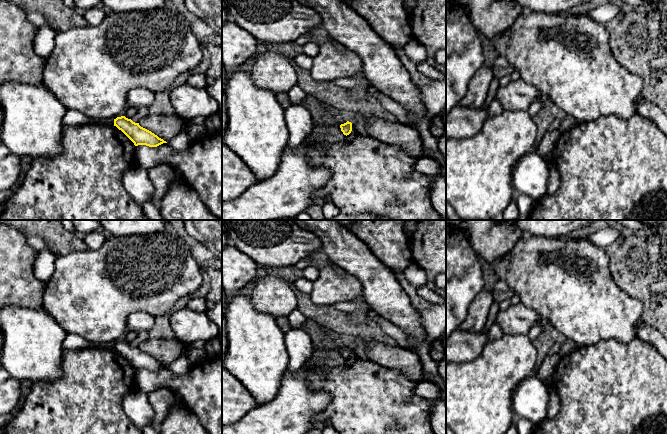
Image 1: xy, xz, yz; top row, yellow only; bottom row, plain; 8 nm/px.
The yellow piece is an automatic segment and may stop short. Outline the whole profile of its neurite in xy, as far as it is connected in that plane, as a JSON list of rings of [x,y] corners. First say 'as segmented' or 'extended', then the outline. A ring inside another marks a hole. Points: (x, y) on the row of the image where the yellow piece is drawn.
as segmented; [[[125,116],[114,119],[114,126],[121,130],[135,146],[146,145],[149,147],[157,147],[163,143],[167,143],[151,131],[141,127],[139,123],[135,123]]]

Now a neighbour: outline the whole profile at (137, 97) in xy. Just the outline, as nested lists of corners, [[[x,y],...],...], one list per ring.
[[[134,88],[127,94],[127,106],[140,108],[149,107],[155,99],[155,94],[145,88]]]

